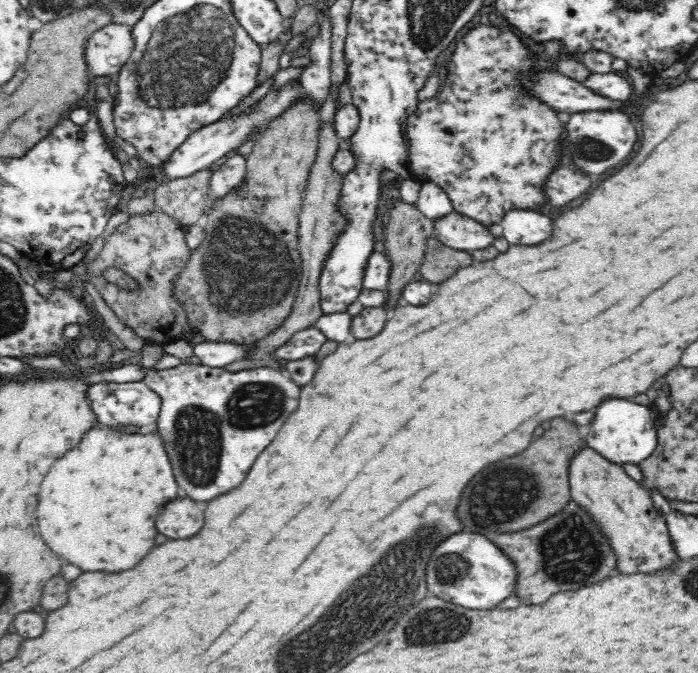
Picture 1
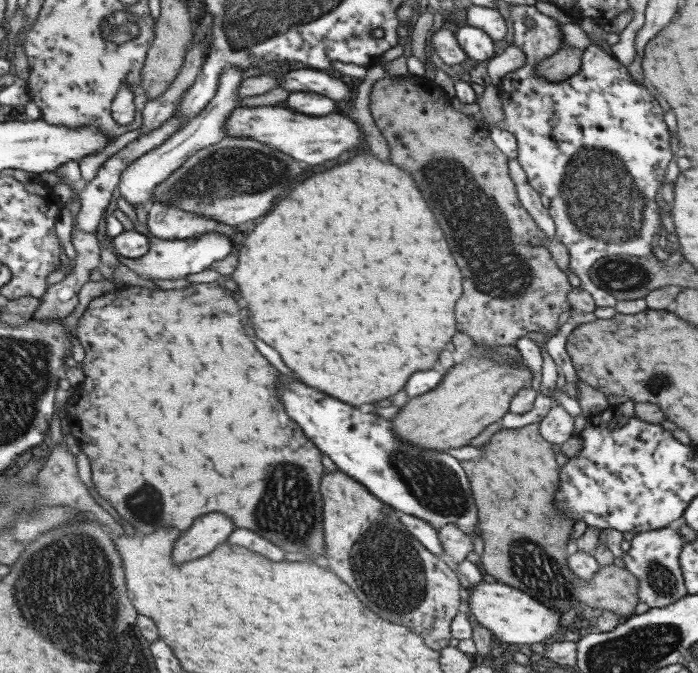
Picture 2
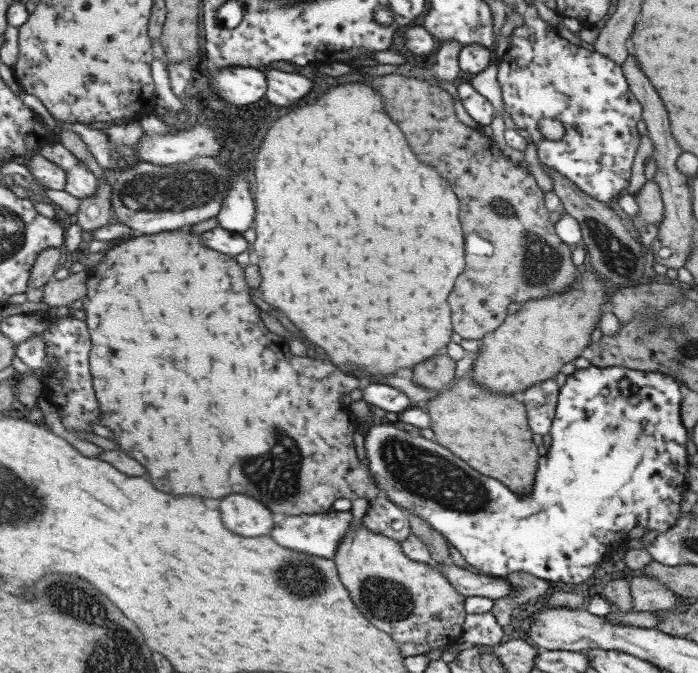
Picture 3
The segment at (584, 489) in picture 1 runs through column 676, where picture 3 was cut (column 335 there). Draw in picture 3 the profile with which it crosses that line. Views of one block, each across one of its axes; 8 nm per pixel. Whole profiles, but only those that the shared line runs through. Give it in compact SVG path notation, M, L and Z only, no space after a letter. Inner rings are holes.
M361 523L355 531L348 527L332 561L357 610L397 643L401 656L421 655L435 648L449 647L462 637L466 614L464 596L451 586L439 567L409 560L401 552L399 542L373 534Z

